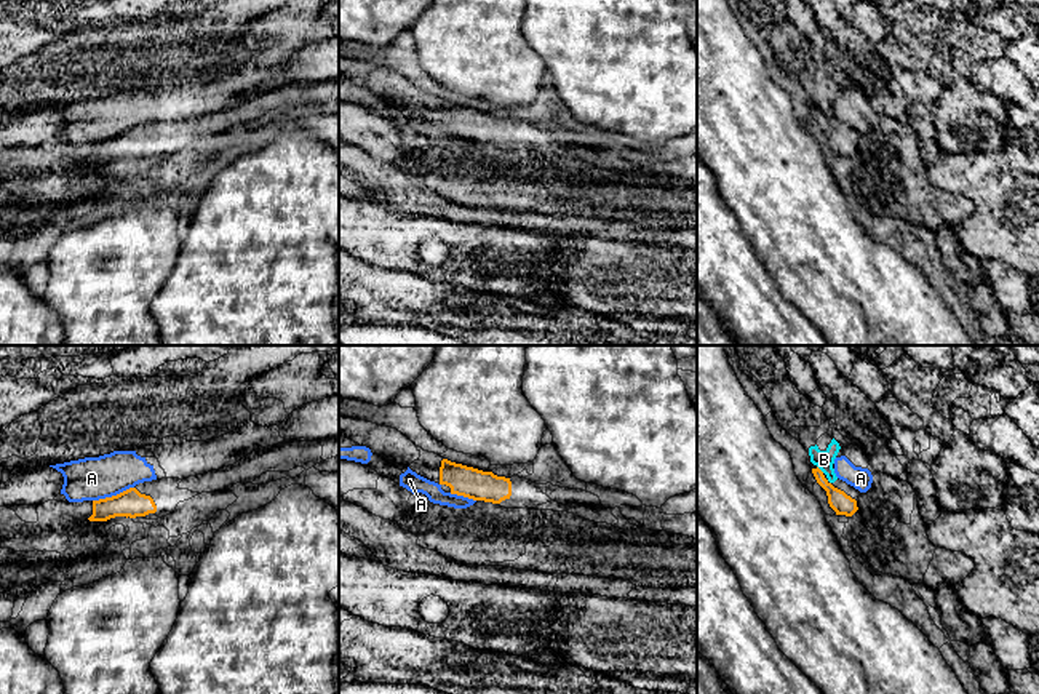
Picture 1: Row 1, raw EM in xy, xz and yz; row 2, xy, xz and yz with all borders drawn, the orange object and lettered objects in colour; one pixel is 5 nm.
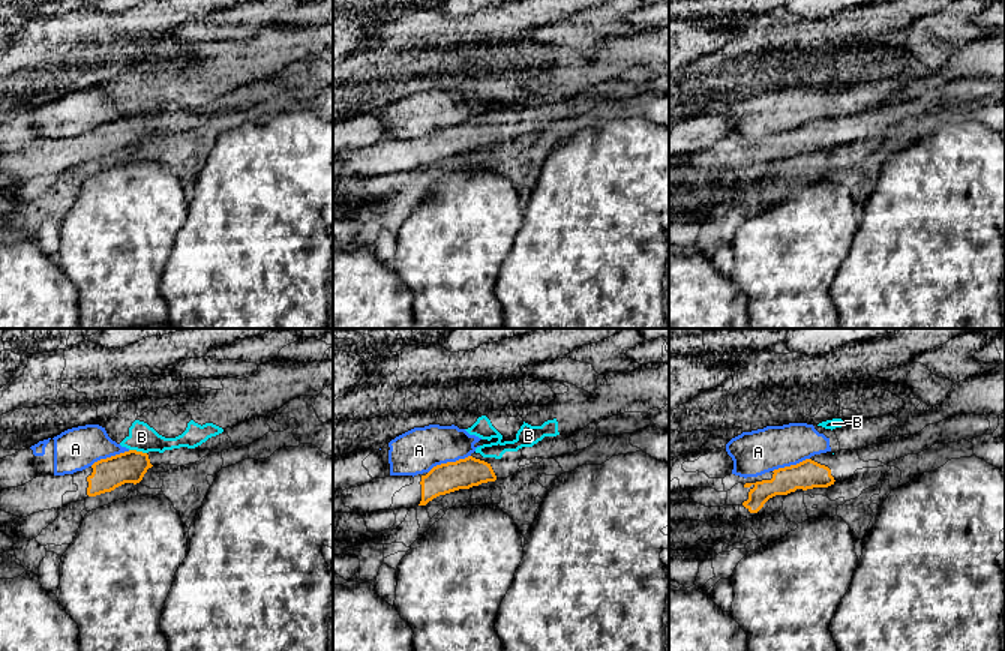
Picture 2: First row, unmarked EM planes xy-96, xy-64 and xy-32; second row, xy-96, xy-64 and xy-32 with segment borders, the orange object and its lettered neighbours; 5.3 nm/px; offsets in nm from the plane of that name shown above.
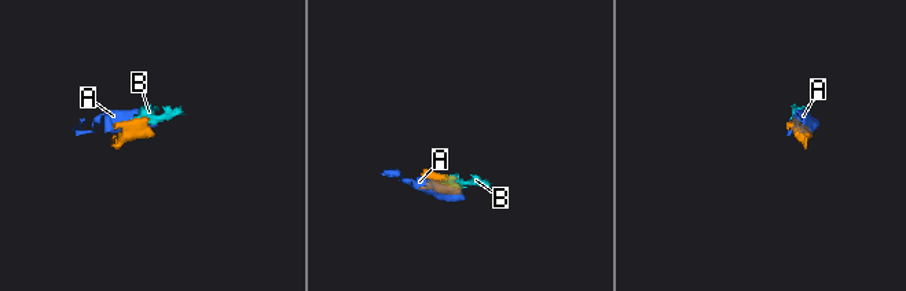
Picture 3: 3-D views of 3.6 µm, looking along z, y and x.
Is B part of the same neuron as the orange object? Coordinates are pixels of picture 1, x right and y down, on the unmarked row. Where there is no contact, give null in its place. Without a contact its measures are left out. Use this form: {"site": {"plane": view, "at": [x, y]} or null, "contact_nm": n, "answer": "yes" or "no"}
{"site": {"plane": "yz", "at": [819, 111]}, "contact_nm": 50, "answer": "no"}

